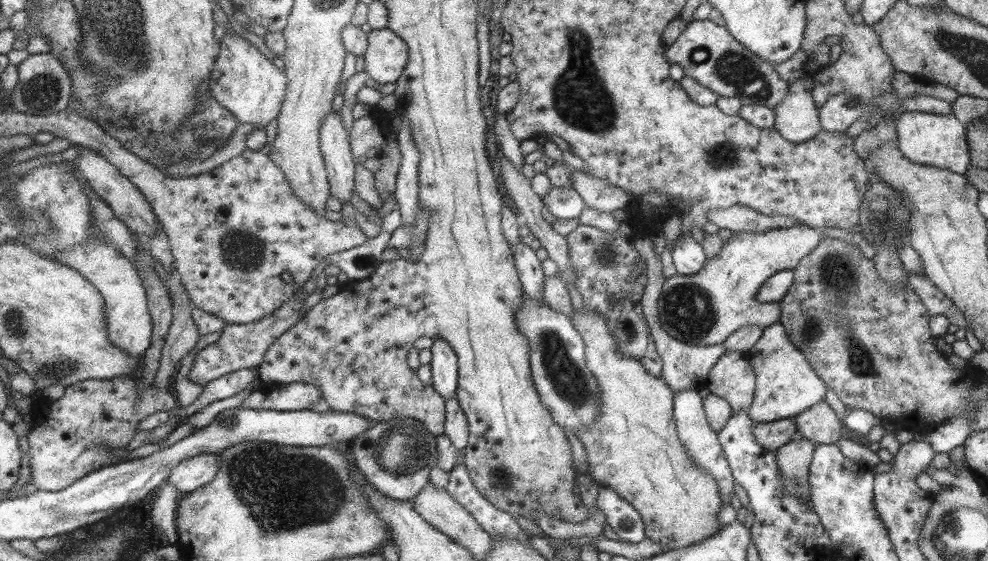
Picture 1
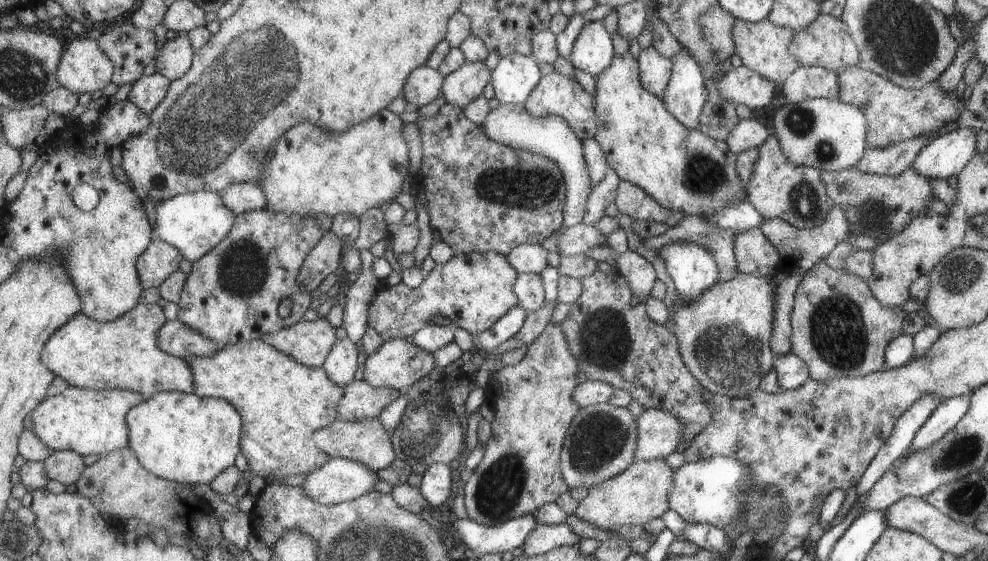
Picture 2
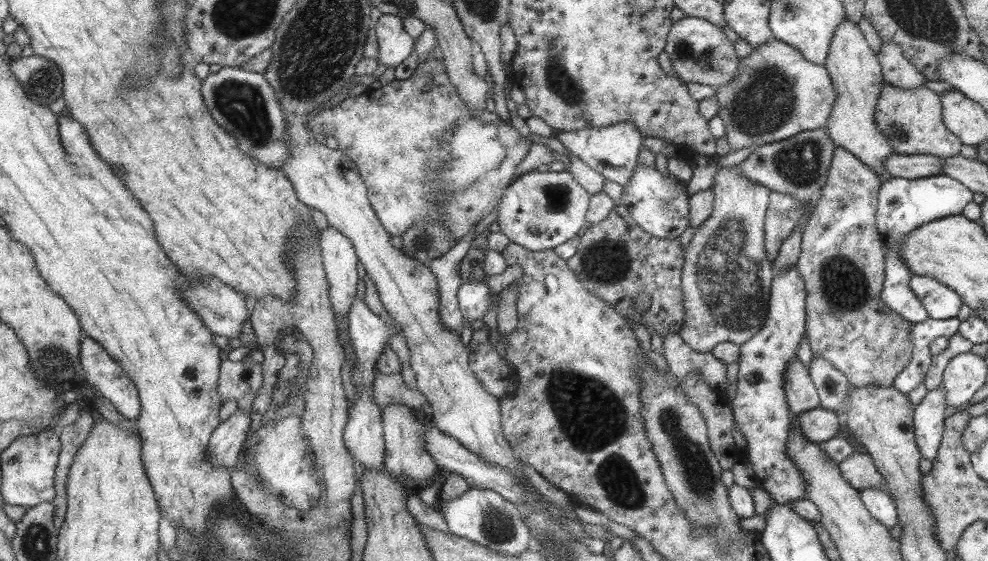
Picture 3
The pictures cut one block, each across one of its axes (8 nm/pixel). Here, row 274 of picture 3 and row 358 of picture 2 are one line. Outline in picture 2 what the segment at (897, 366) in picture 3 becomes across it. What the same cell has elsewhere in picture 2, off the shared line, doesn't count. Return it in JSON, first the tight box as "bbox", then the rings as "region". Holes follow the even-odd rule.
{"bbox":[790,260,902,379],"region":[[[818,260],[805,274],[793,295],[790,310],[791,350],[806,365],[812,379],[862,377],[884,368],[887,343],[902,333],[902,307],[887,307],[870,291],[869,281],[833,269]]]}

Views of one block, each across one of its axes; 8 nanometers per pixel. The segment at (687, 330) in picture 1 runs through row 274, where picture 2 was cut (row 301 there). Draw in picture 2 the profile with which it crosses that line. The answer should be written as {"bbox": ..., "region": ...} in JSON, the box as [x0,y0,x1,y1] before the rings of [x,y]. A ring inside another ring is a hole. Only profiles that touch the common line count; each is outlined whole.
{"bbox":[670,272,775,397],"region":[[[738,272],[728,281],[716,281],[689,304],[680,305],[676,300],[672,306],[670,316],[673,317],[674,336],[682,360],[703,390],[728,397],[745,396],[758,388],[762,376],[773,366],[775,356],[769,345],[774,314],[774,285],[770,284],[771,277],[773,275],[756,277]]]}

